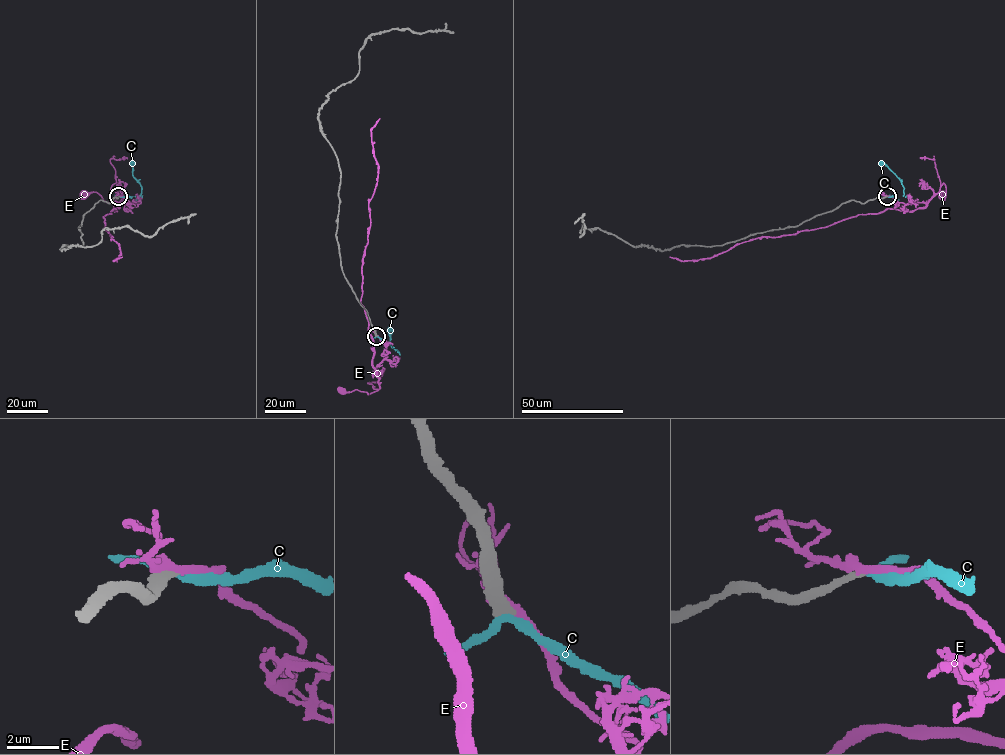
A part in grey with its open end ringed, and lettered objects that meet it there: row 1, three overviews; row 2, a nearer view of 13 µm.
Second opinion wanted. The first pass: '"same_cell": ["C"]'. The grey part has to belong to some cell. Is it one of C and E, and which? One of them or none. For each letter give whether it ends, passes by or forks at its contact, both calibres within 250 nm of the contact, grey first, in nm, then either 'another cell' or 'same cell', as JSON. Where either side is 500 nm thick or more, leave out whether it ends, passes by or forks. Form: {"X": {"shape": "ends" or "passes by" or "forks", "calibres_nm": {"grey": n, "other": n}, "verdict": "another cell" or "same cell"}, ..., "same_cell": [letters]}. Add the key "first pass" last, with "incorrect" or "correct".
{"C": {"shape": "passes by", "calibres_nm": {"grey": 400, "other": 280}, "verdict": "same cell"}, "E": {"shape": "passes by", "calibres_nm": {"grey": 460, "other": 400}, "verdict": "another cell"}, "same_cell": ["C"], "first pass": "correct"}

